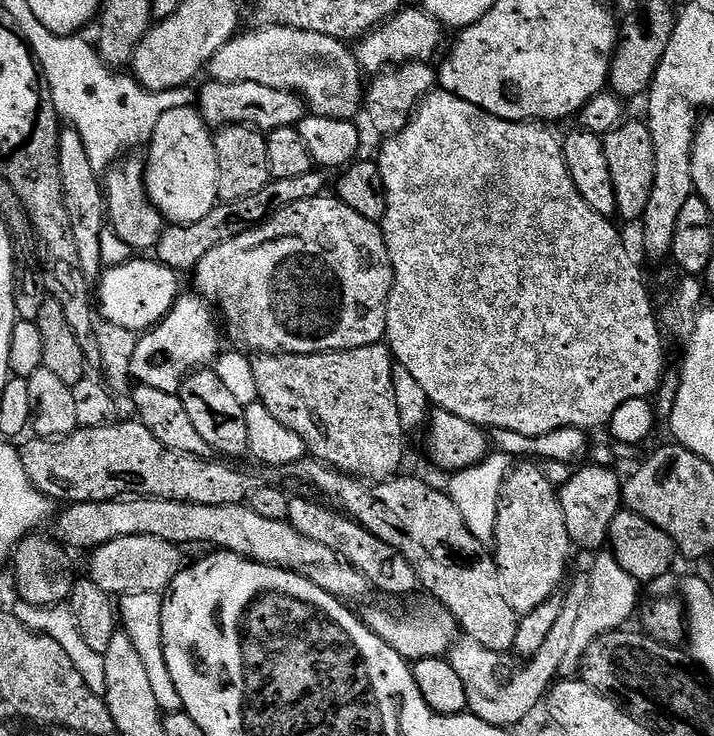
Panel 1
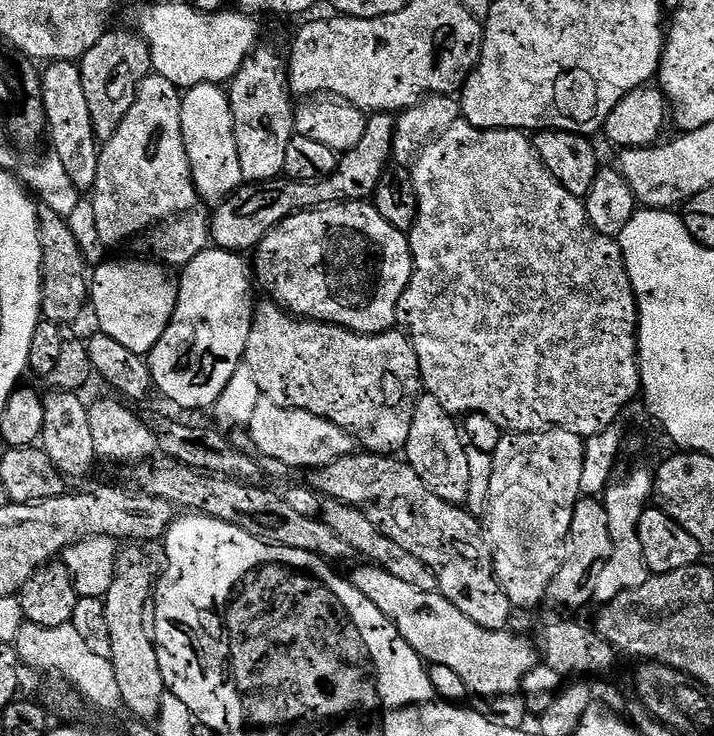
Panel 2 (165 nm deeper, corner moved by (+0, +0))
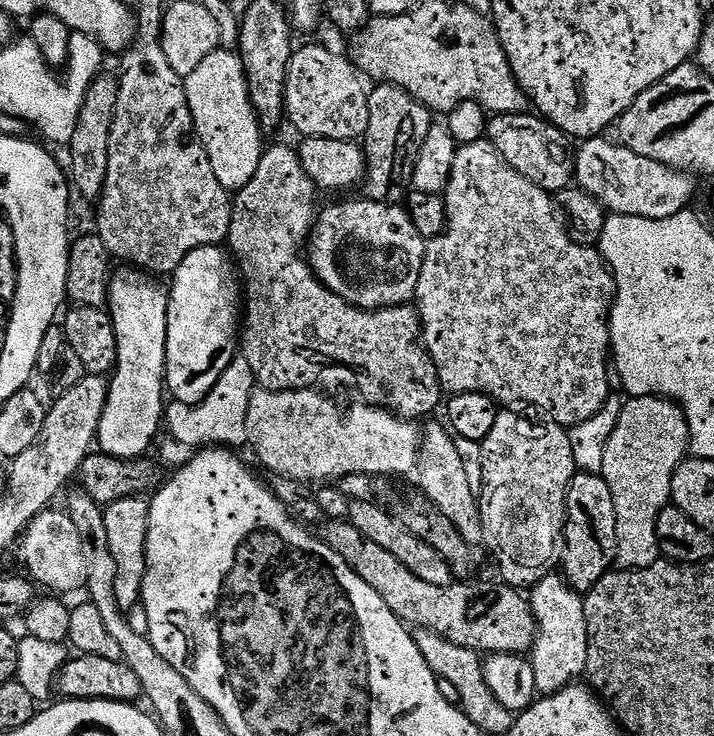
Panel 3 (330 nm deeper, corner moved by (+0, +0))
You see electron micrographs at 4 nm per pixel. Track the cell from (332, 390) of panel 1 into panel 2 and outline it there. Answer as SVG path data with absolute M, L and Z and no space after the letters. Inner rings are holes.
M275 302L257 303L252 313L252 329L246 342L244 363L250 366L258 382L261 397L283 408L306 410L318 414L343 432L352 435L363 451L378 456L391 456L405 451L414 420L416 401L422 395L420 363L411 339L400 330L363 336L340 328L289 314Z

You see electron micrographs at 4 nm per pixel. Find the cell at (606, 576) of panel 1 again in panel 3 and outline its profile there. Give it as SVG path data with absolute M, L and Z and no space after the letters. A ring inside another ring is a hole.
M634 396L625 403L618 418L618 426L614 426L610 442L606 442L606 458L602 461L602 470L599 473L604 477L606 486L610 486L610 494L614 497L616 564L621 569L649 568L661 559L658 514L669 507L674 474L683 460L689 459L691 442L686 414L672 400L665 396Z

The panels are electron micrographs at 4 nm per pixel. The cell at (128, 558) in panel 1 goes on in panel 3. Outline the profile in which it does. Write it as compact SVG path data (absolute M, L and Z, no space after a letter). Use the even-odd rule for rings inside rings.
M45 510L39 512L24 530L24 535L18 541L18 549L20 548L20 560L28 567L27 575L41 589L47 590L52 594L64 594L60 592L76 592L85 587L88 583L86 578L86 557L82 555L82 541L78 535L78 529L74 526L74 522L70 522L67 511L52 512L53 510Z

